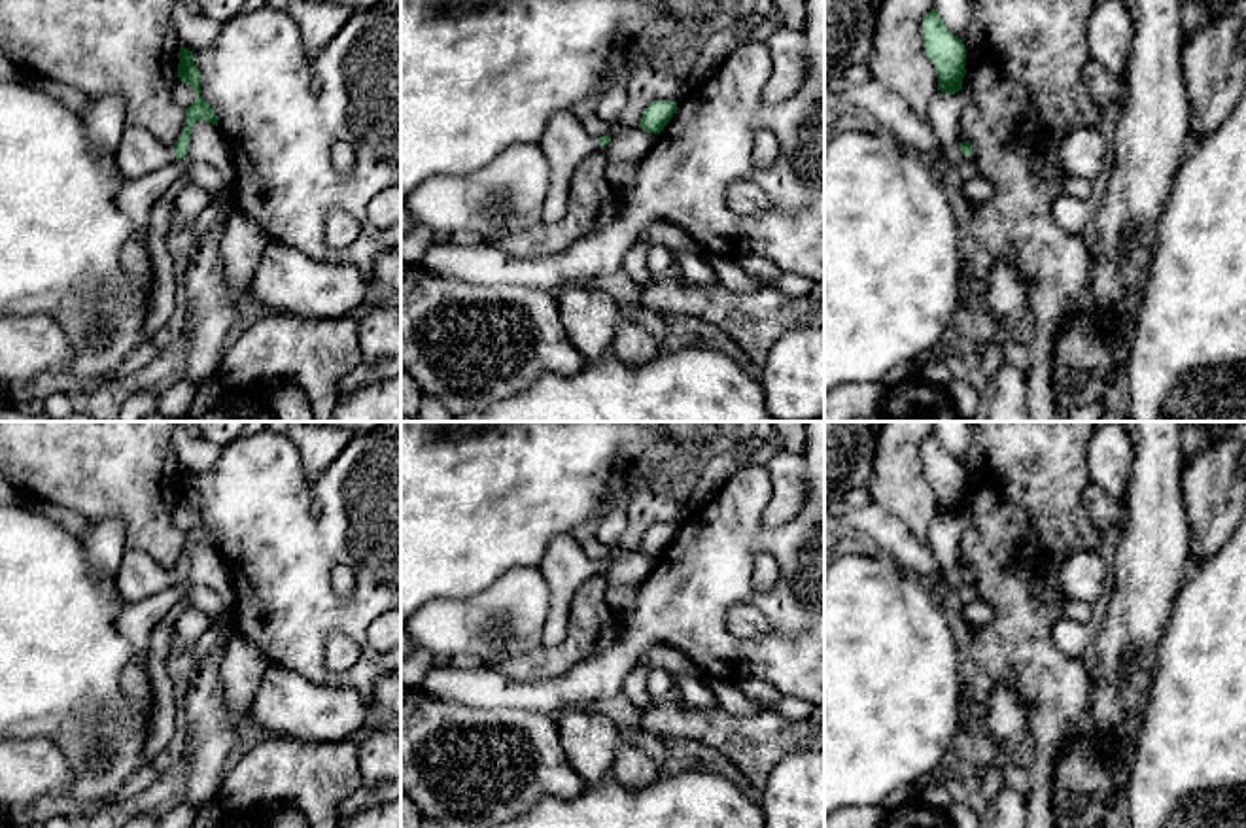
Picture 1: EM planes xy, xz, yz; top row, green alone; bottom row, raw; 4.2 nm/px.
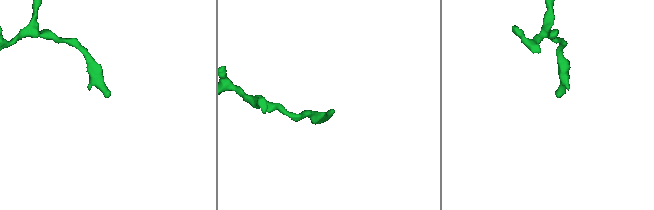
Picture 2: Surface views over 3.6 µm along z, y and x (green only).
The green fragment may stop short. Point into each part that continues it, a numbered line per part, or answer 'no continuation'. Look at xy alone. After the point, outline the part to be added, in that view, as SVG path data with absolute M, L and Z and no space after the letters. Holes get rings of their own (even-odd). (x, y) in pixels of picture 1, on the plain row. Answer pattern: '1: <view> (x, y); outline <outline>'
1: xy (138, 577); outline M127 548L115 584L125 601L140 601L170 588L174 571L161 567L149 554Z

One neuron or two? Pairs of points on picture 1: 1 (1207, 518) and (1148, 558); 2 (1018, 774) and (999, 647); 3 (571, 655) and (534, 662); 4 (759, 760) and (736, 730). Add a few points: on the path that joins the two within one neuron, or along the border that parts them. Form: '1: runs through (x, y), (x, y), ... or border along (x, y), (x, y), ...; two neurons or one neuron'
1: border along (1180, 486), (1192, 552); two neurons
2: border along (1027, 766), (1029, 793), (1025, 796); two neurons
3: runs through (562, 658), (543, 662); one neuron
4: runs through (755, 753), (744, 738); one neuron

